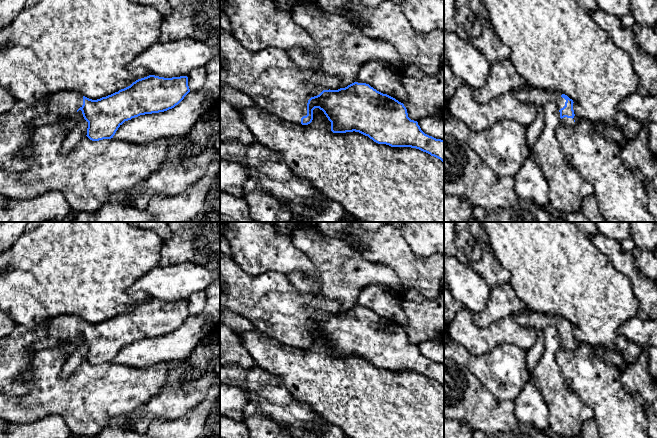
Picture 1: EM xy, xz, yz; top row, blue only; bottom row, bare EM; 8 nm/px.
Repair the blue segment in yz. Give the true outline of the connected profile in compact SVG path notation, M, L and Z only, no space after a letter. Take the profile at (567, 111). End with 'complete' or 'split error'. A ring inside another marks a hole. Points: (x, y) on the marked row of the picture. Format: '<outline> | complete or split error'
M527 85L520 90L514 89L511 93L520 102L533 104L540 110L549 102L553 102L559 109L560 123L565 126L573 126L578 120L574 114L573 100L558 91L541 90Z | split error

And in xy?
M155 75L138 79L130 86L97 100L78 92L56 92L43 102L46 112L32 120L30 125L66 123L81 110L88 122L86 136L90 140L111 139L125 121L172 109L189 92L187 76L164 78Z | split error

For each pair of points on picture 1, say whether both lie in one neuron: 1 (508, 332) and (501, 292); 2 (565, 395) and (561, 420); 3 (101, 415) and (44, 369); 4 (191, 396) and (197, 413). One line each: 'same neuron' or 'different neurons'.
1: different neurons
2: same neuron
3: same neuron
4: different neurons

